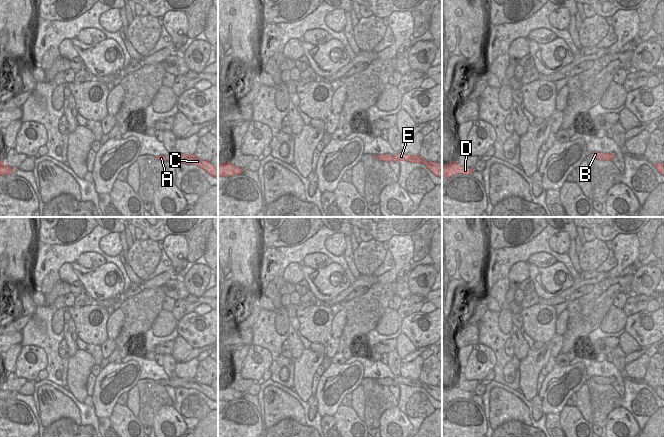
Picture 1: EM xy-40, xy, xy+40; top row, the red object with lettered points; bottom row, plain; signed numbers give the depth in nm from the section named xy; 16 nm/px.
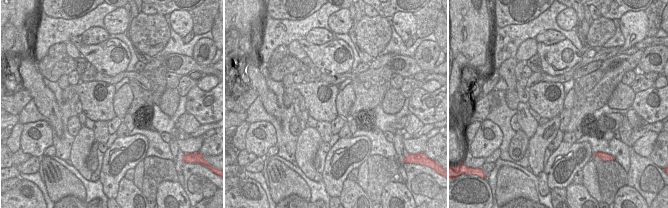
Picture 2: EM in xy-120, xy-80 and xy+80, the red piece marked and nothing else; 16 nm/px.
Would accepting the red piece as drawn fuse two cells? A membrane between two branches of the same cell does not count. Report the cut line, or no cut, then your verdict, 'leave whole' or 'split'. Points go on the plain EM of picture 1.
no cut; leave whole

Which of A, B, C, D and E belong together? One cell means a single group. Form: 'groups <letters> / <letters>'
groups A B C D E

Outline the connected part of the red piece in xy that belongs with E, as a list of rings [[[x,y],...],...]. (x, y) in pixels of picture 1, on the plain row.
[[[398,376],[393,381],[391,378],[375,379],[378,384],[390,386],[390,385],[401,385],[405,384],[411,387],[423,388],[430,394],[434,399],[442,402],[442,390],[438,386],[427,385],[420,379],[407,379],[402,376]]]

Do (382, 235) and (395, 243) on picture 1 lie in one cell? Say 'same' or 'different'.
different

